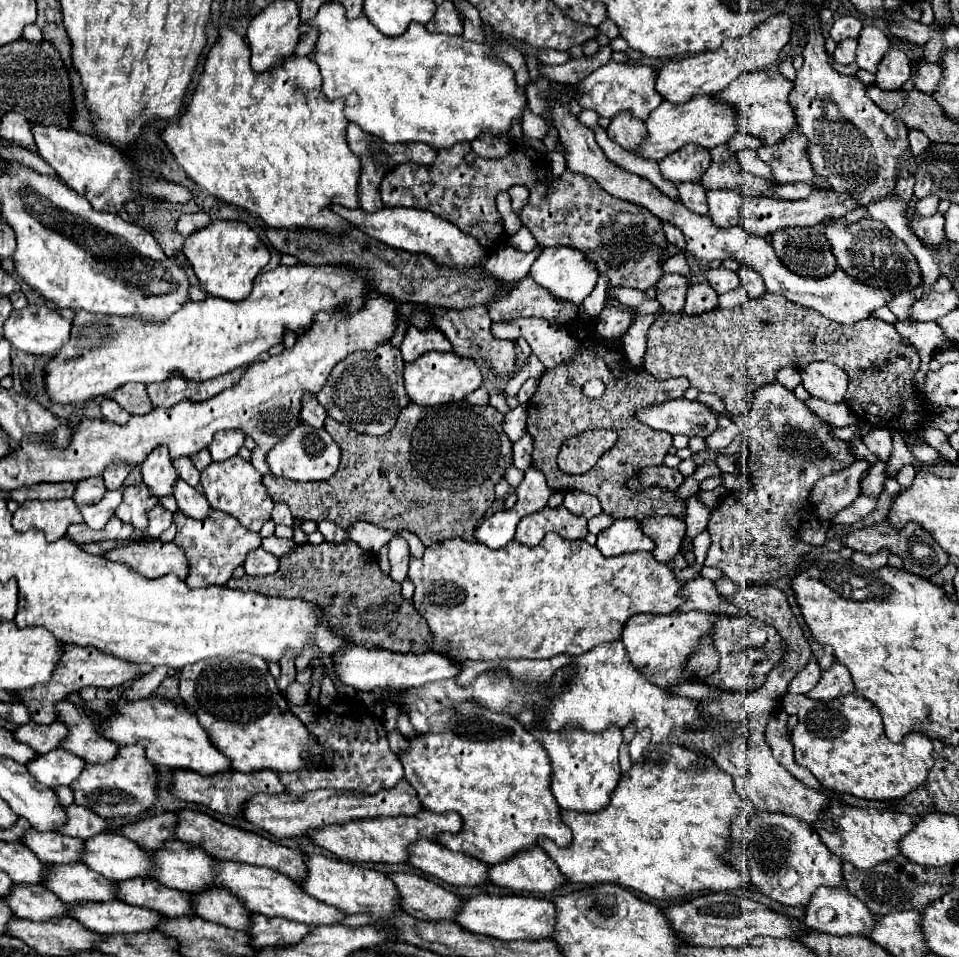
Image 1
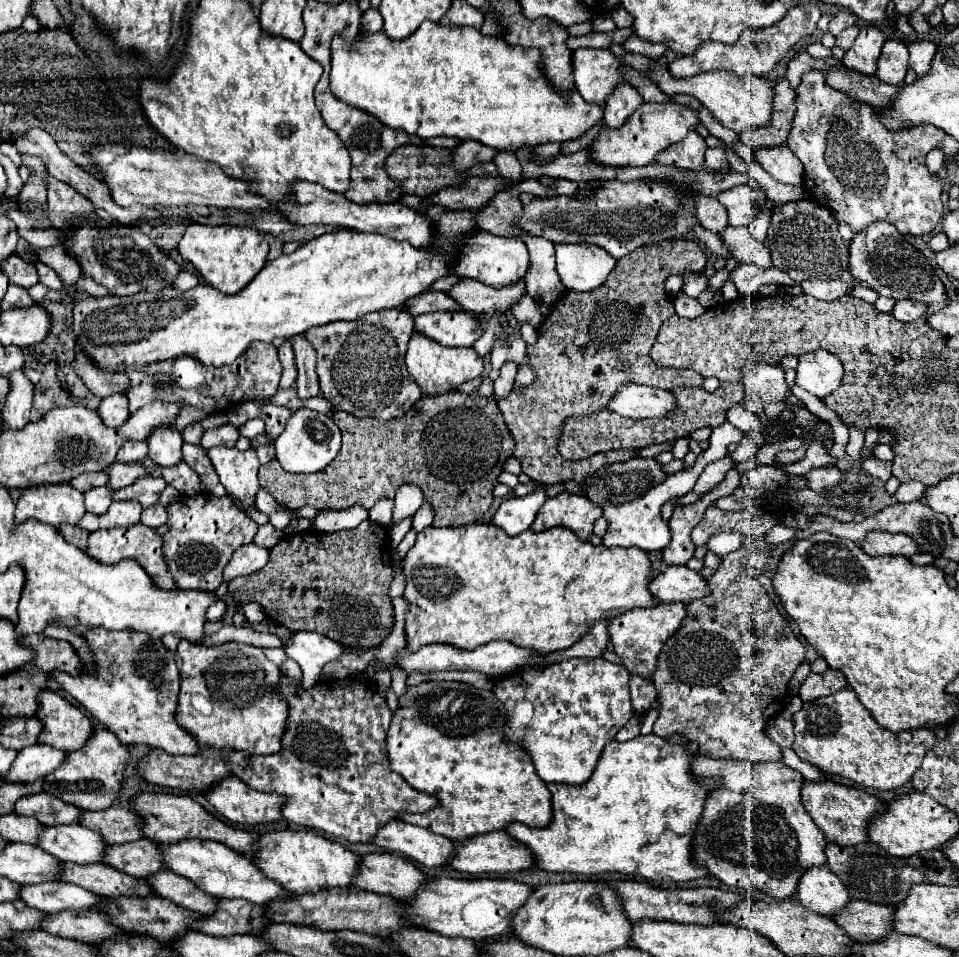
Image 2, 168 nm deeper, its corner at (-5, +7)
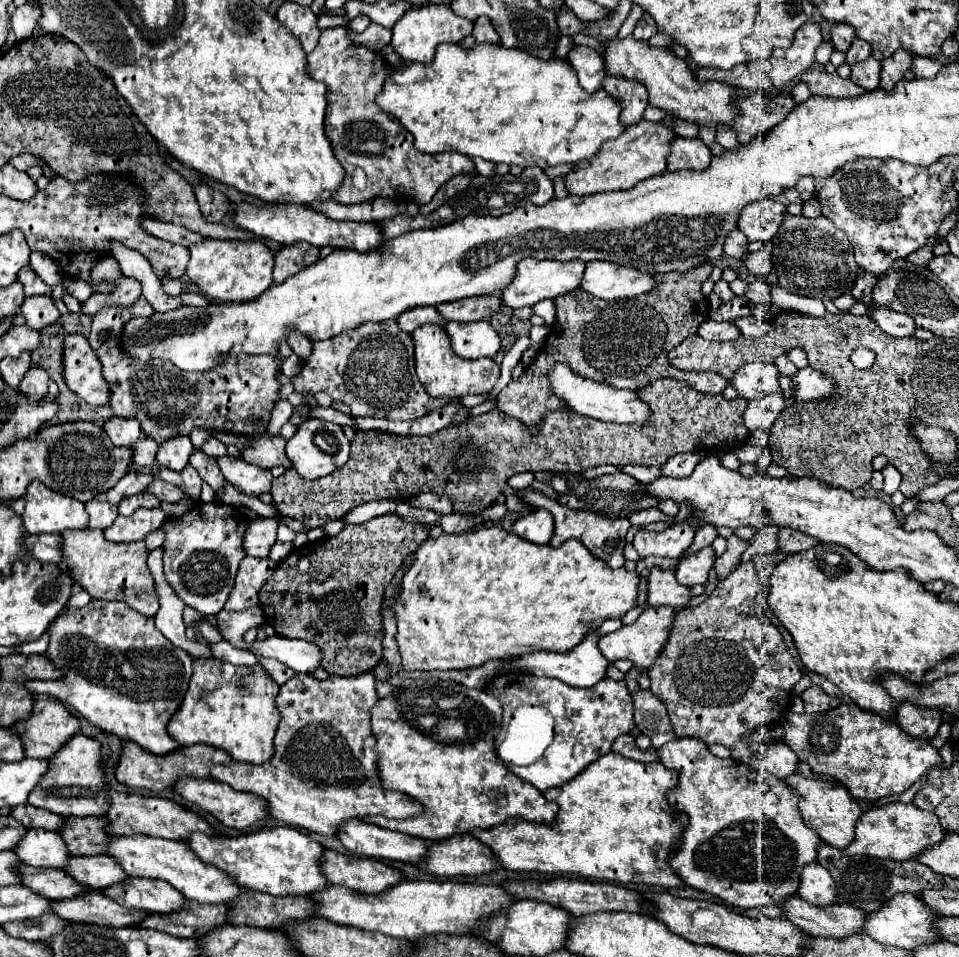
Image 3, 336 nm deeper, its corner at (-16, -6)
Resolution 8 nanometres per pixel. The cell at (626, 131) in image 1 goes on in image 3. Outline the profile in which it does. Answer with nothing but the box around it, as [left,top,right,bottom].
[602,75,648,127]

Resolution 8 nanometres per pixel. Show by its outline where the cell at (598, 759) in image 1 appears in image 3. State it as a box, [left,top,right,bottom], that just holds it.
[486,673,636,791]

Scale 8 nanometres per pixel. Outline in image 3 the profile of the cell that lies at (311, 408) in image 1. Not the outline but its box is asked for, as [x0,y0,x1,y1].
[288,333,312,359]

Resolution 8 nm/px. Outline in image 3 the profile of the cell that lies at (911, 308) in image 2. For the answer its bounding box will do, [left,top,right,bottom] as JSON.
[870,305,916,337]

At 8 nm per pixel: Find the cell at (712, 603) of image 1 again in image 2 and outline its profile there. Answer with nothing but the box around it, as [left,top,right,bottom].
[649,566,709,602]

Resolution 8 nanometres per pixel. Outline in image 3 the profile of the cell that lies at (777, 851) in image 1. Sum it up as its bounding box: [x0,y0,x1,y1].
[658,739,820,909]

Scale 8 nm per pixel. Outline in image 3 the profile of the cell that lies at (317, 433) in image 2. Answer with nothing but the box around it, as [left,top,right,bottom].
[286,419,350,481]

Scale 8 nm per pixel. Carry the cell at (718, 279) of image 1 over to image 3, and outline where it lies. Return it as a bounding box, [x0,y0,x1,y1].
[746,277,770,303]

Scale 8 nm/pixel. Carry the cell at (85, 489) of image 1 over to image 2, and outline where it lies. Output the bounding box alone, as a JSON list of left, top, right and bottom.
[109,462,151,490]

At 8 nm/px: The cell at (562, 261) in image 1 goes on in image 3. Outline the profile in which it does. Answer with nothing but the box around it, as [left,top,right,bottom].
[580,261,654,301]

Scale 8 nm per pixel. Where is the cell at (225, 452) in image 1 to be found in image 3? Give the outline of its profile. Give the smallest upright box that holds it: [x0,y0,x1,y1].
[200,437,228,459]

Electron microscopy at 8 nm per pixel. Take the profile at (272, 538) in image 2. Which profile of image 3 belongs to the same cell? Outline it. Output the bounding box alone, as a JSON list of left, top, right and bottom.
[244,519,278,557]

